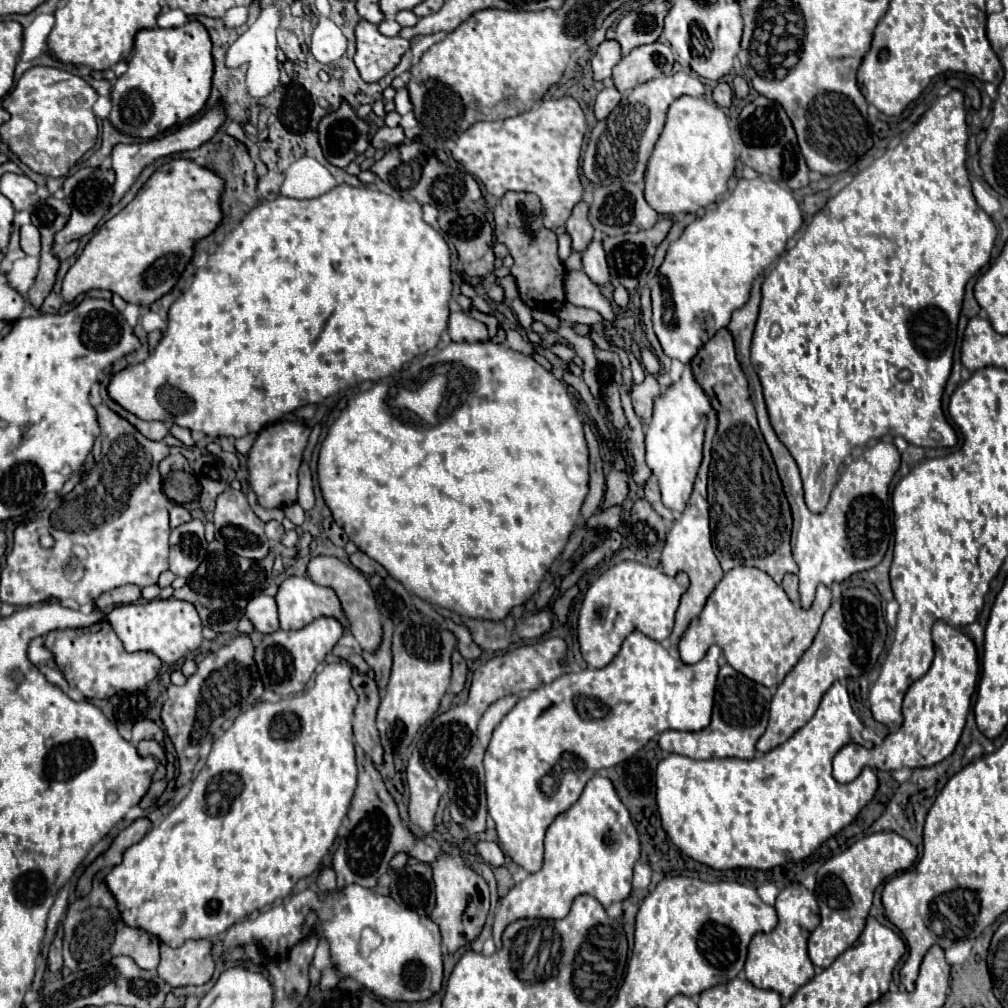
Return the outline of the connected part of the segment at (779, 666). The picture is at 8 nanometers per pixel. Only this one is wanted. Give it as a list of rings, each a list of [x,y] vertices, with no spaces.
[[[748,566],[732,568],[710,594],[700,616],[694,618],[684,632],[678,644],[680,658],[686,664],[696,664],[706,656],[708,648],[716,644],[722,648],[734,670],[762,686],[776,688],[784,680],[784,674],[796,666],[800,654],[804,654],[804,650],[812,644],[812,638],[820,628],[820,618],[830,604],[832,590],[824,584],[818,586],[814,604],[804,610],[794,606],[784,588],[778,586],[766,572]]]

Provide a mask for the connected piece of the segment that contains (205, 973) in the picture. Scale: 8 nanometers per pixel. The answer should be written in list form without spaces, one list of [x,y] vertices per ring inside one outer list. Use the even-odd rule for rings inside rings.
[[[192,940],[180,948],[160,946],[158,974],[172,986],[204,984],[214,972],[216,958],[210,940]]]

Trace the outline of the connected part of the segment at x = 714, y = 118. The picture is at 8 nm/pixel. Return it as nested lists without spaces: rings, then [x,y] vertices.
[[[680,96],[672,102],[666,126],[656,142],[646,170],[644,196],[658,214],[680,214],[708,208],[726,192],[726,182],[734,174],[736,148],[722,108],[704,98]]]

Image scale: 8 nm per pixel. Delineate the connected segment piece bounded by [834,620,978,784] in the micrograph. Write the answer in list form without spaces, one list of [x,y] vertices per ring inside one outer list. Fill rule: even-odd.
[[[938,620],[932,628],[936,656],[930,670],[916,680],[906,696],[904,696],[904,724],[898,732],[888,734],[880,746],[864,748],[858,744],[844,746],[834,756],[834,780],[838,782],[852,782],[864,766],[873,770],[892,772],[904,766],[908,768],[922,768],[942,762],[950,756],[960,740],[962,728],[966,724],[966,716],[970,710],[972,694],[978,682],[978,654],[974,642],[962,634],[960,630],[948,626],[946,622]]]

